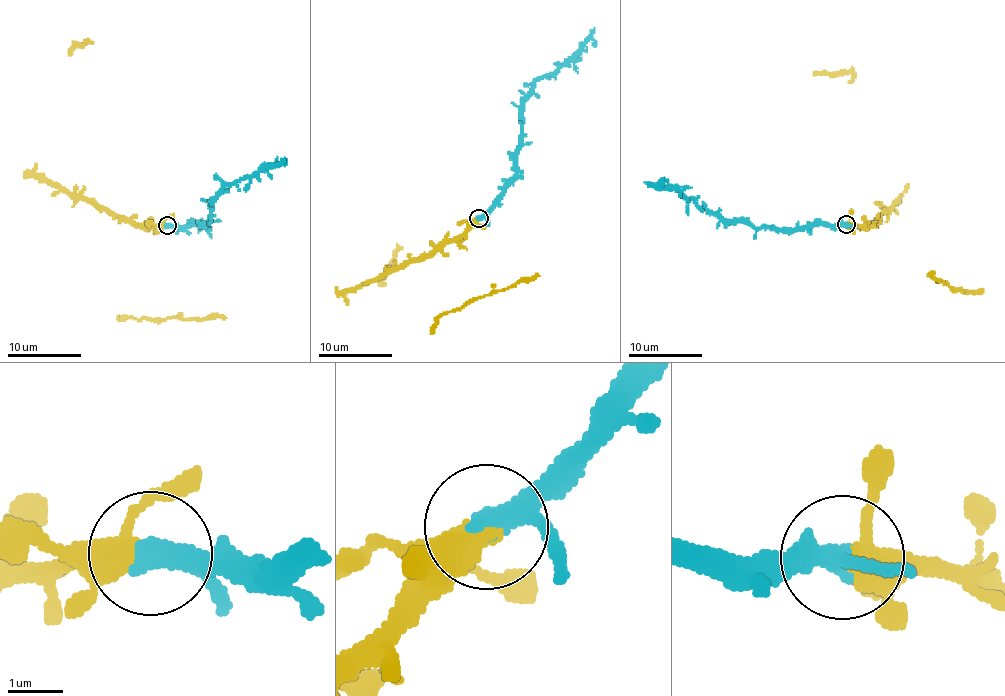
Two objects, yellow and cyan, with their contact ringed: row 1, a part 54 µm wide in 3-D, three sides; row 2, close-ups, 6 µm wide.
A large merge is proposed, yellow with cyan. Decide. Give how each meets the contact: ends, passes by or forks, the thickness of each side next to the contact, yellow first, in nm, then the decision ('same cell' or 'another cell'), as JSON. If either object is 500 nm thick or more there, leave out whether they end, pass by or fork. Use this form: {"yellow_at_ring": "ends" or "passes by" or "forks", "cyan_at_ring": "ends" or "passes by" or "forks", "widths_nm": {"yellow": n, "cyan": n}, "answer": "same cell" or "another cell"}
{"yellow_at_ring": "passes by", "cyan_at_ring": "passes by", "widths_nm": {"yellow": 360, "cyan": 360}, "answer": "same cell"}

